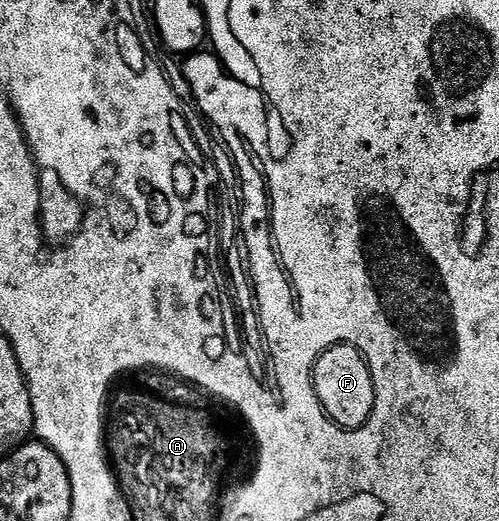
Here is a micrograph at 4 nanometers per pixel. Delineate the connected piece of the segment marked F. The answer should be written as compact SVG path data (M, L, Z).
M331 346L329 350L323 351L313 361L312 364L312 383L316 399L322 404L322 408L328 414L328 419L342 427L343 430L357 430L362 428L370 420L372 409L378 404L378 382L372 379L372 370L368 367L365 355L353 346Z

